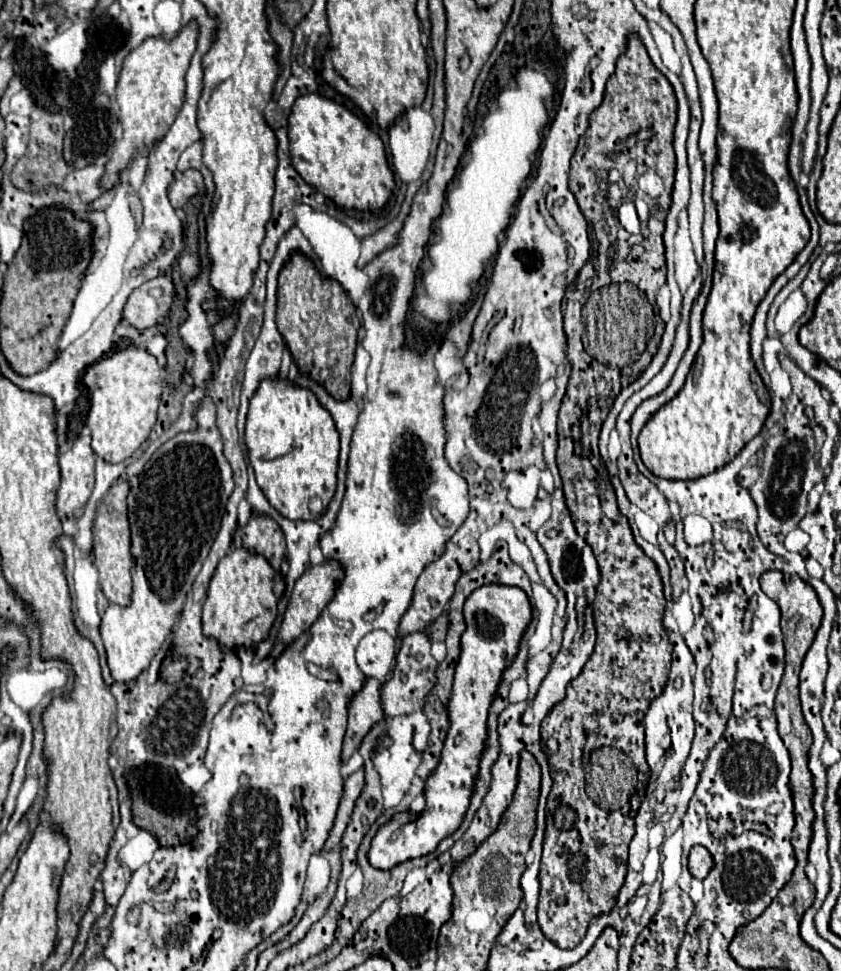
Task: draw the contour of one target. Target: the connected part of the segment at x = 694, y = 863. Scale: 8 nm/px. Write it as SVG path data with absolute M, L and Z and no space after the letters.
M692 846L690 856L688 856L688 870L690 870L690 874L694 878L704 880L706 874L710 872L712 864L714 864L712 856L710 856L710 852L704 846Z

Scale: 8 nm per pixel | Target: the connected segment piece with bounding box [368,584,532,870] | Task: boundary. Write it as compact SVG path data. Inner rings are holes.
M484 584L476 588L464 602L464 622L466 630L460 638L460 658L454 670L452 696L448 702L448 734L440 754L436 770L428 776L424 786L426 808L414 820L408 822L408 812L394 814L386 824L382 824L372 838L368 850L368 862L374 868L390 870L392 866L406 862L410 858L430 854L442 838L452 834L464 812L468 810L474 778L478 774L478 758L486 746L486 718L488 708L494 700L500 676L510 660L518 652L520 636L530 624L532 608L524 590L516 586Z

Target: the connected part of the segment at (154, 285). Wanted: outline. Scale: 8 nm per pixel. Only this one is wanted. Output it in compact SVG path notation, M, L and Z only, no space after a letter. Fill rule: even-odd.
M166 276L144 282L128 296L122 318L134 328L150 328L164 320L174 300L174 284Z

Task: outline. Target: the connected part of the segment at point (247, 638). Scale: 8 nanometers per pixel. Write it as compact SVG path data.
M236 548L226 554L210 580L208 598L202 608L204 634L220 642L222 650L234 650L236 646L252 648L260 640L268 638L268 632L276 620L276 596L272 592L274 568L246 548Z

